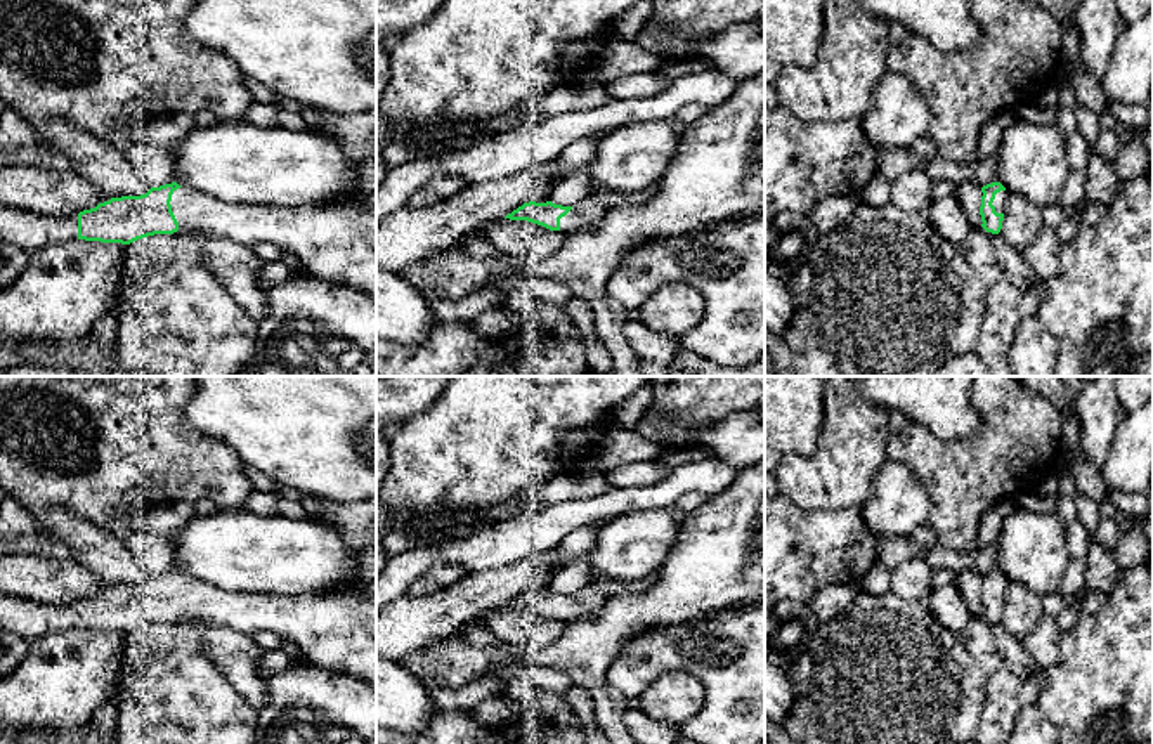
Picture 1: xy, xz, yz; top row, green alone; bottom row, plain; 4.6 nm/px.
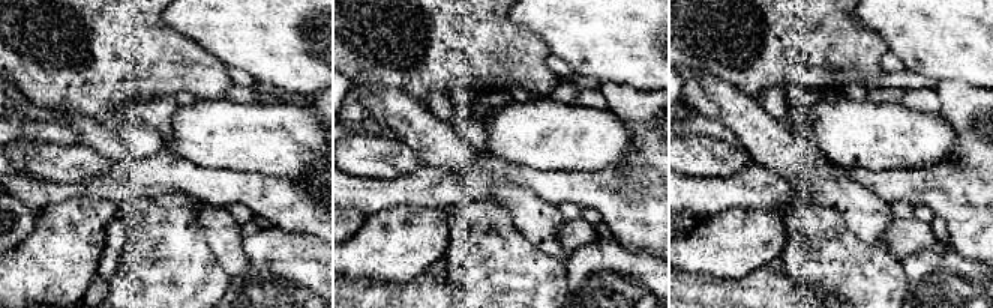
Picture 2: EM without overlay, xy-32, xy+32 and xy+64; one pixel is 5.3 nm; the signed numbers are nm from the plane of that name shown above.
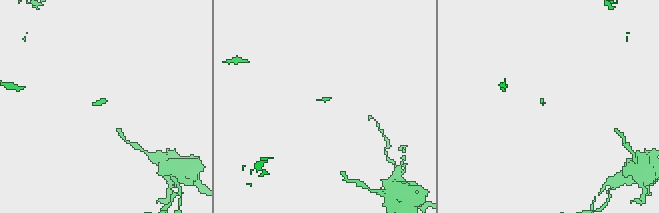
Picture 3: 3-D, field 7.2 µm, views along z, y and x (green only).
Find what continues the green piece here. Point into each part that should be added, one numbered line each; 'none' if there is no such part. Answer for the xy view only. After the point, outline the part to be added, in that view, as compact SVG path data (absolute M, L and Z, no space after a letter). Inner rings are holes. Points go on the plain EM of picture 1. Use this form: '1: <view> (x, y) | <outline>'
1: xy (30, 620) | M0 593L0 630L12 631L28 643L78 626L78 602L52 605Z
2: xy (335, 630) | M305 494L302 505L307 517L336 525L345 532L347 545L359 557L355 578L331 591L303 595L274 595L220 590L189 576L172 583L172 600L179 617L210 619L234 631L251 635L272 631L281 640L298 645L303 659L331 673L349 673L376 687L376 498L336 503Z

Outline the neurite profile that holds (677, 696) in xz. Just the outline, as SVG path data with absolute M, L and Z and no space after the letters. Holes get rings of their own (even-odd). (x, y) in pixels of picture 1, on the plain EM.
M666 671L638 697L640 709L661 723L683 723L704 706L704 683L687 671Z

